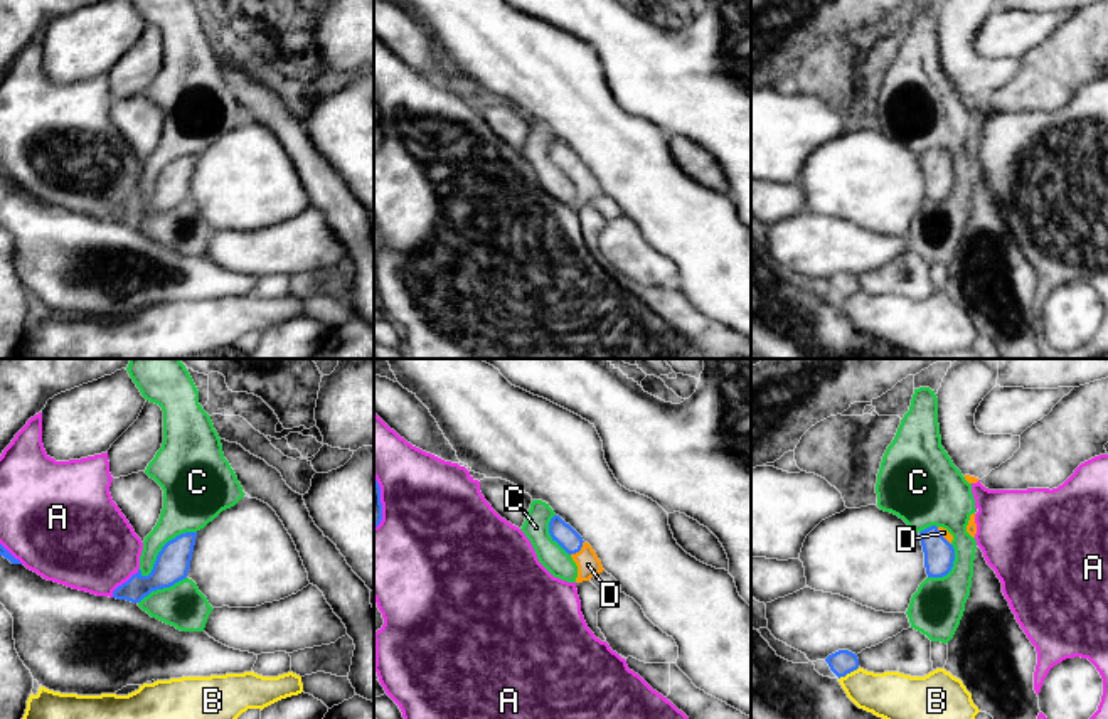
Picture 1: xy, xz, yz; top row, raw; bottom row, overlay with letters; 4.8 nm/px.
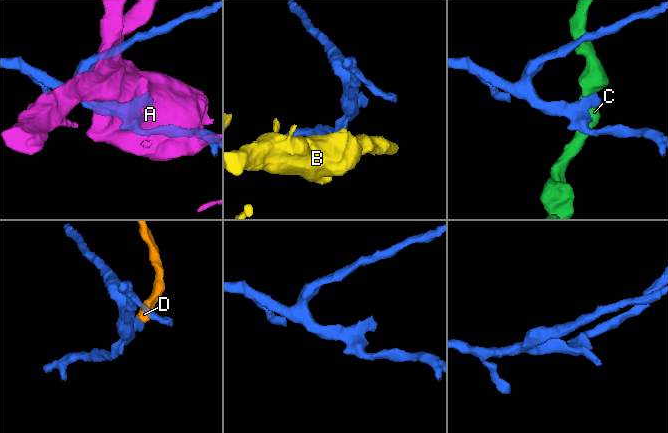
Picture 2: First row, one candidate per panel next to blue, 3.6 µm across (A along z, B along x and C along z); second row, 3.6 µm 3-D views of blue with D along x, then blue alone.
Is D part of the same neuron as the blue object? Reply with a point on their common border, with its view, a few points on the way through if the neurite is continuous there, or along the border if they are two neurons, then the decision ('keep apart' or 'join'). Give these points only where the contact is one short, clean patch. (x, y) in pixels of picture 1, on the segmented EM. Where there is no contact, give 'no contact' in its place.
xz (578, 551) | across xz (561, 532), (578, 551), (588, 564) | join

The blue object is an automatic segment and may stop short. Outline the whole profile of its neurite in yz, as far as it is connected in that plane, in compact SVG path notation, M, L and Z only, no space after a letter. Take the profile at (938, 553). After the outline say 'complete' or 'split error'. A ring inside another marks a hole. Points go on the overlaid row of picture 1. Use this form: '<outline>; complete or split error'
M931 525L921 530L919 537L928 578L946 576L955 561L953 535L943 527Z; split error

